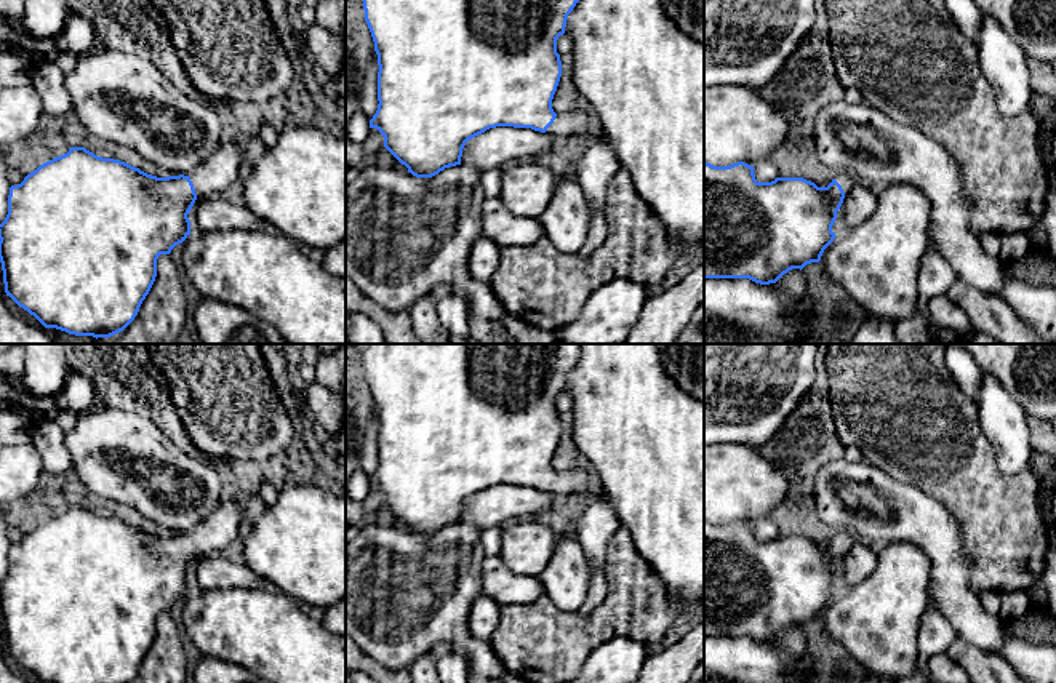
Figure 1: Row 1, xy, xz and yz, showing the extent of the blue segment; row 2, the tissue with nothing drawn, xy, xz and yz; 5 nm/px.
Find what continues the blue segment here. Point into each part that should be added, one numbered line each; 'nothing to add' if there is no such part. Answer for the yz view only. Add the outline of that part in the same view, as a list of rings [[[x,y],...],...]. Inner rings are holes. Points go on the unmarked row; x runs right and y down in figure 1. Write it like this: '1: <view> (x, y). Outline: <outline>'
1: yz (842, 536). Outline: [[[835,529],[835,536],[834,536],[843,547],[845,553],[846,550],[854,544],[854,537],[845,531],[845,529]]]

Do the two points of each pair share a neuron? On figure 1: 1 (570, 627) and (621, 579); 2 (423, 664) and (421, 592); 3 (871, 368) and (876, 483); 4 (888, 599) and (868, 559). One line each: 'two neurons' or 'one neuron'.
1: one neuron
2: two neurons
3: two neurons
4: two neurons

